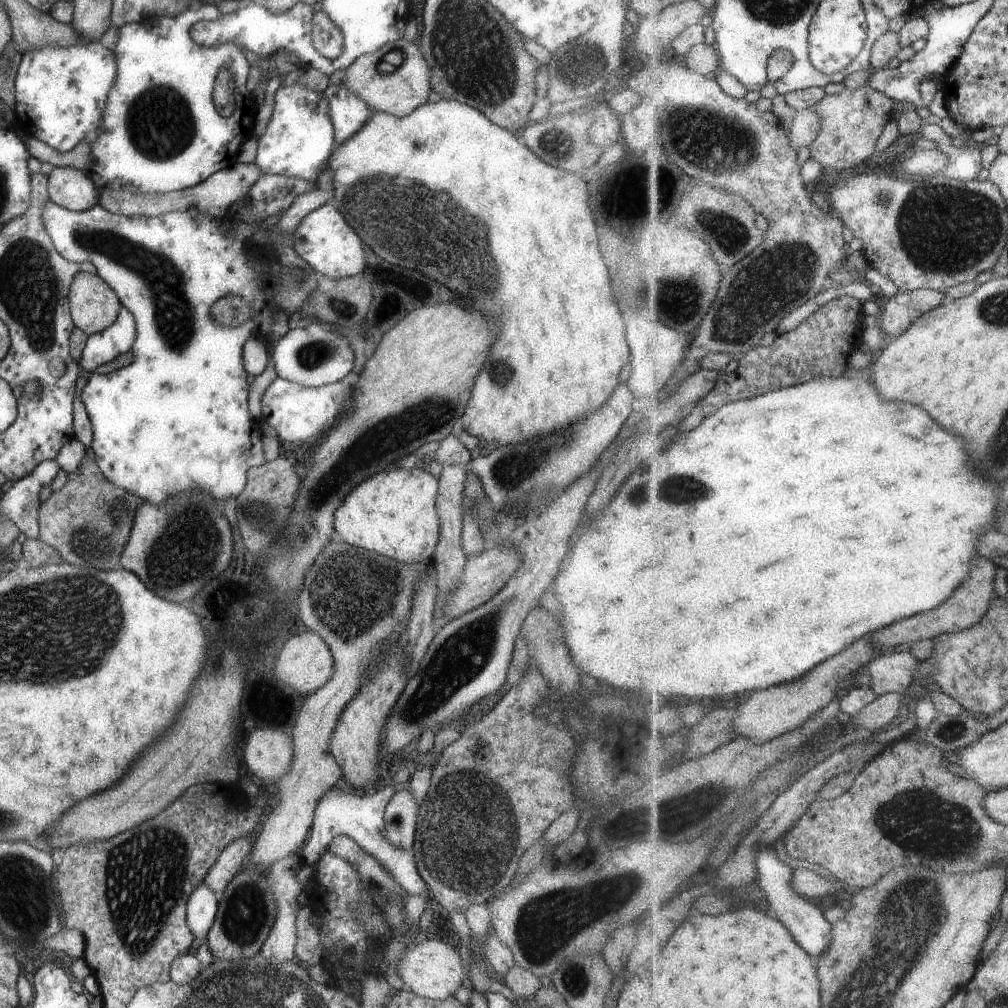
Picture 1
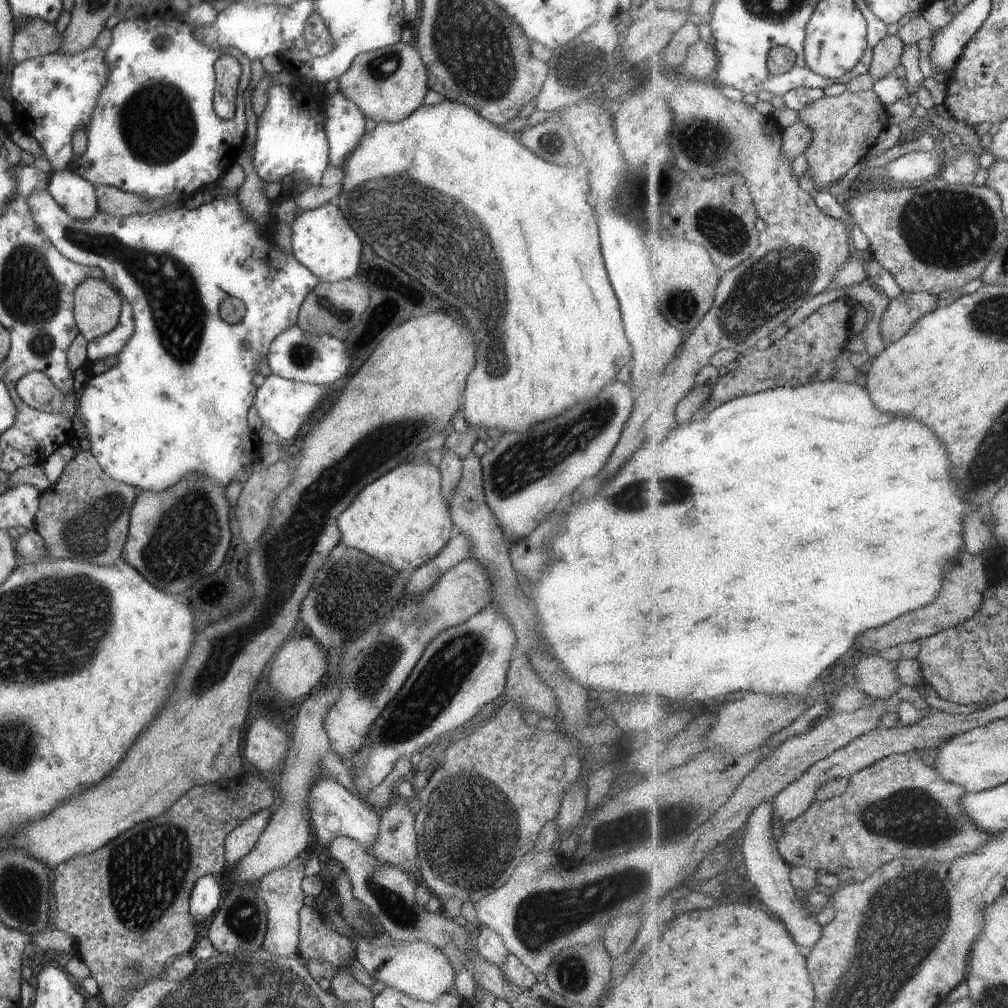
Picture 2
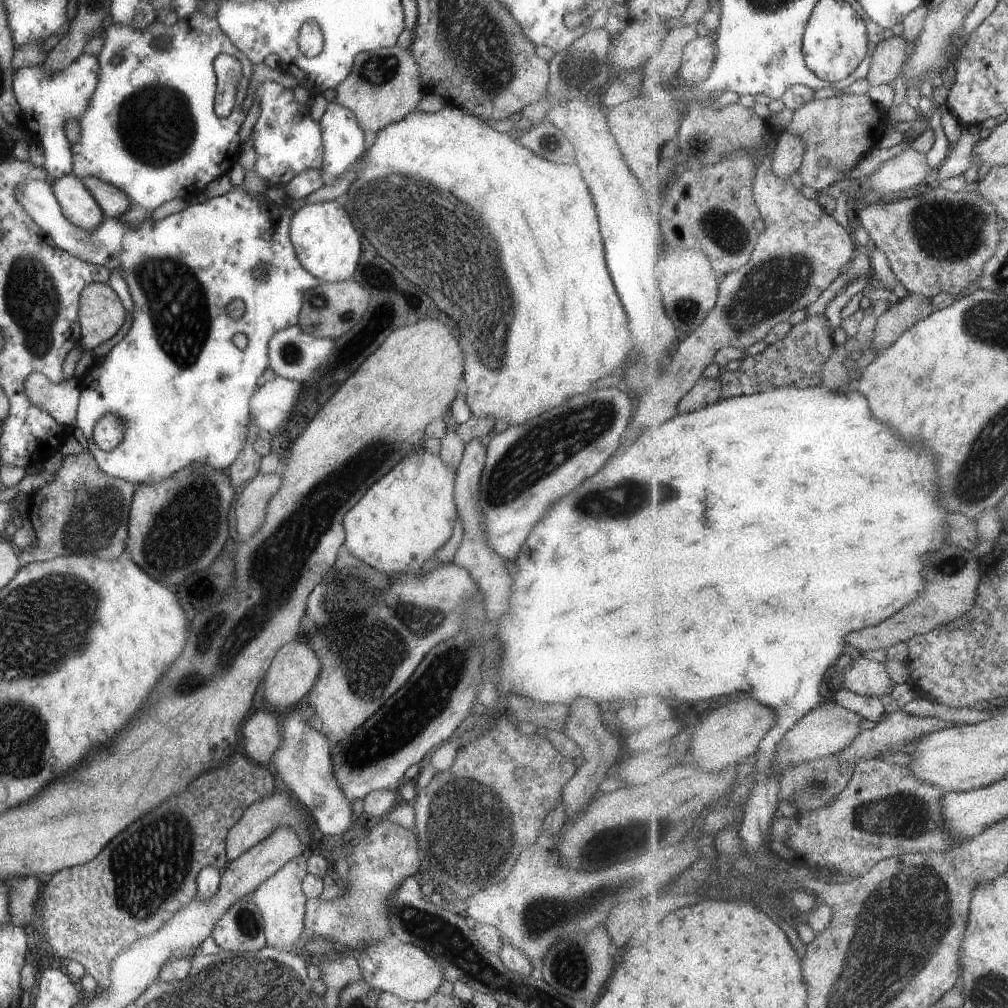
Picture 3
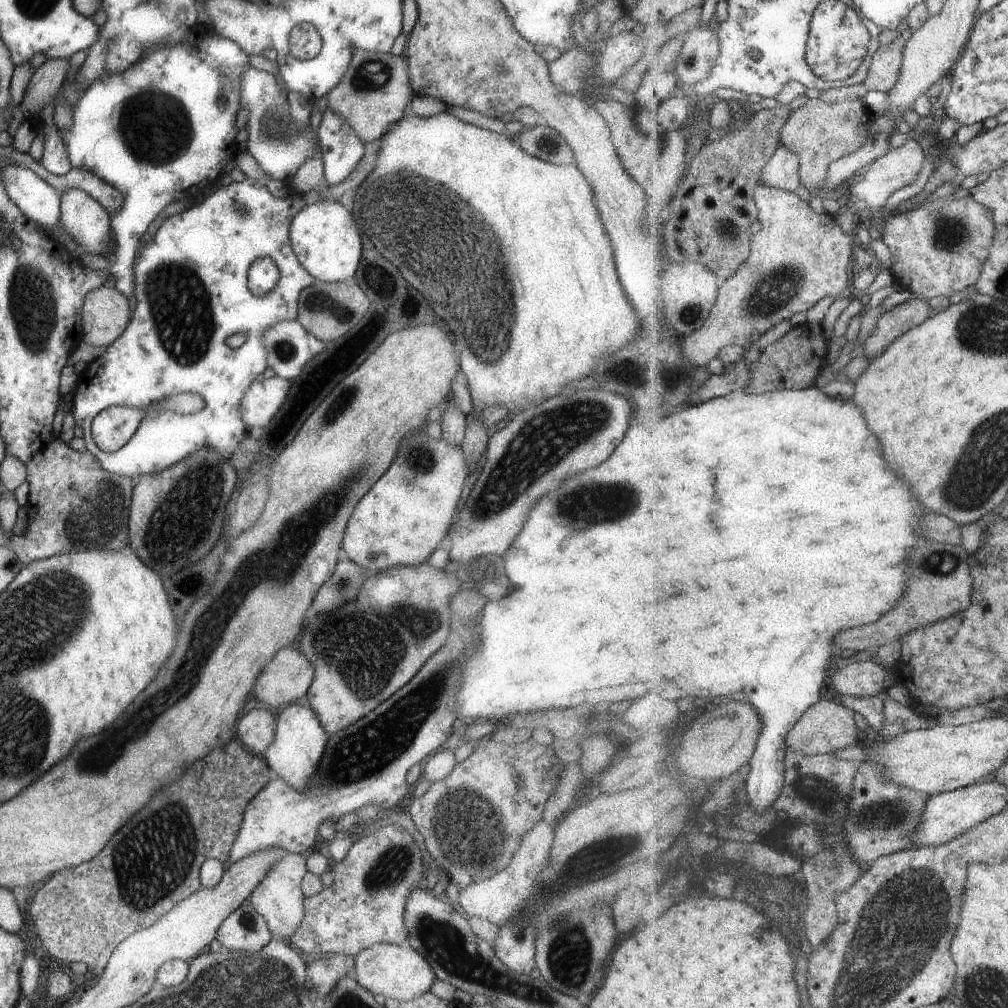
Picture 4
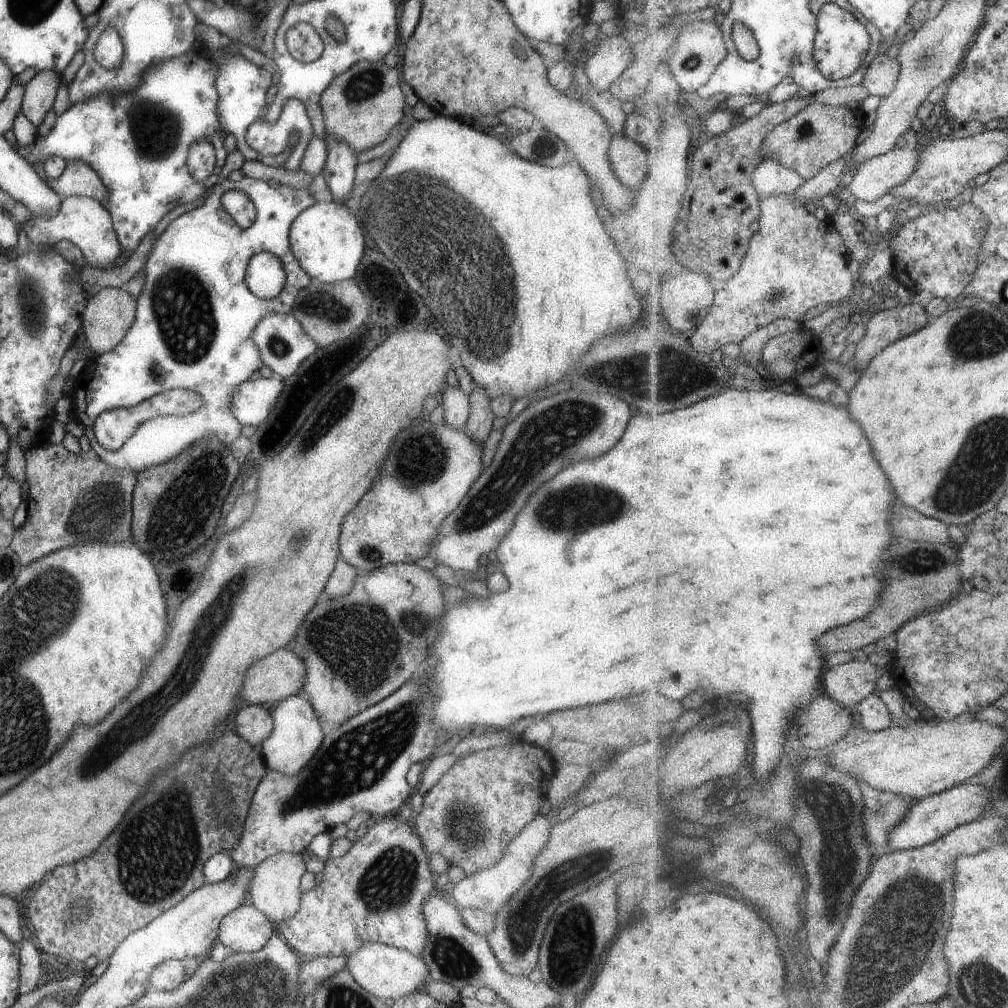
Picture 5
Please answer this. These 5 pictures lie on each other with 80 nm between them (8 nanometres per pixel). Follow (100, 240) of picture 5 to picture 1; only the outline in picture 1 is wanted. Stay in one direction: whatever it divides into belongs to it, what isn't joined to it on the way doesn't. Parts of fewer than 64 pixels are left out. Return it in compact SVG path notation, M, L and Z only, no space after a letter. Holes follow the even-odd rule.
M55 167L46 175L48 198L70 211L82 211L98 204L99 189L82 170Z

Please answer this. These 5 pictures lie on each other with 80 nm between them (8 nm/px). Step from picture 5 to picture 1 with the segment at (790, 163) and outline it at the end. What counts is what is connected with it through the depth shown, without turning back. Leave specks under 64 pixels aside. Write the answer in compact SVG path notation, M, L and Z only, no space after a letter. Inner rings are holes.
M867 84L859 89L845 88L836 95L827 95L815 108L822 118L822 127L809 147L811 158L820 164L824 173L833 169L843 174L859 169L861 162L876 152L878 140L887 123L894 120L897 106L892 98Z

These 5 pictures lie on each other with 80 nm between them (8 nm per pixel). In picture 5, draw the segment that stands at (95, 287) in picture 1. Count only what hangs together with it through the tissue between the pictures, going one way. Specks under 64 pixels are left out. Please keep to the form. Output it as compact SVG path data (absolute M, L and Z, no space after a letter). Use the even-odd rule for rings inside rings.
M124 287L100 288L94 295L88 297L79 316L79 333L84 336L84 342L94 350L95 354L111 350L123 338L135 318L136 301Z

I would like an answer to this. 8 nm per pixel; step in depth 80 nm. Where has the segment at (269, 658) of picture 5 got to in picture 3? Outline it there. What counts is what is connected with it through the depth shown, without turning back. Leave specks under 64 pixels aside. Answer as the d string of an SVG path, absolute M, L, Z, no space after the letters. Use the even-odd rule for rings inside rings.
M295 639L286 642L279 650L276 650L269 668L265 671L261 680L261 698L275 706L289 706L291 702L297 702L299 698L307 695L313 686L320 671L320 662L317 655L314 655L312 648L305 644L305 641Z

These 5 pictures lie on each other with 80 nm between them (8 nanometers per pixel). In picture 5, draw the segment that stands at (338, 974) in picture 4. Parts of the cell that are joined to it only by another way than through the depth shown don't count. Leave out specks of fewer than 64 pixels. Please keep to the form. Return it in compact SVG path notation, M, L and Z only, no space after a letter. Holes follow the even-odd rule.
M317 956L300 962L298 972L298 991L302 997L312 995L319 984L329 979L336 972L343 970L346 965L344 956Z

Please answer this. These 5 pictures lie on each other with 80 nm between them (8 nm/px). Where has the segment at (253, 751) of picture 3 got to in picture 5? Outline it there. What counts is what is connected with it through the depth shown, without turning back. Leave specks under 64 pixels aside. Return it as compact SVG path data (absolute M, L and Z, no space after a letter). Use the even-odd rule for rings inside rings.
M261 705L243 706L233 718L236 734L242 742L253 746L261 744L271 732L272 718Z

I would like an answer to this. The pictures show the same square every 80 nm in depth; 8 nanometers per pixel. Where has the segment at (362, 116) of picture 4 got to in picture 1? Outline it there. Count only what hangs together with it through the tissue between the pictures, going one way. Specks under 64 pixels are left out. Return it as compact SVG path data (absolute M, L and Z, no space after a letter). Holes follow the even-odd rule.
M401 38L358 56L346 68L341 83L363 99L370 112L383 111L402 117L426 102L430 91L429 75L429 68L421 58L417 42Z

